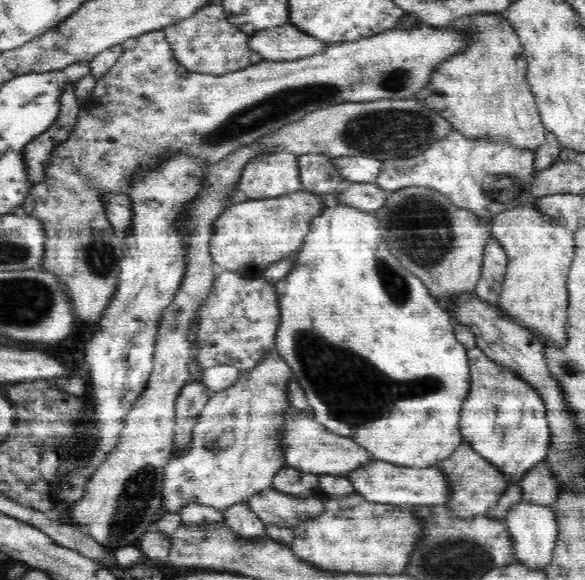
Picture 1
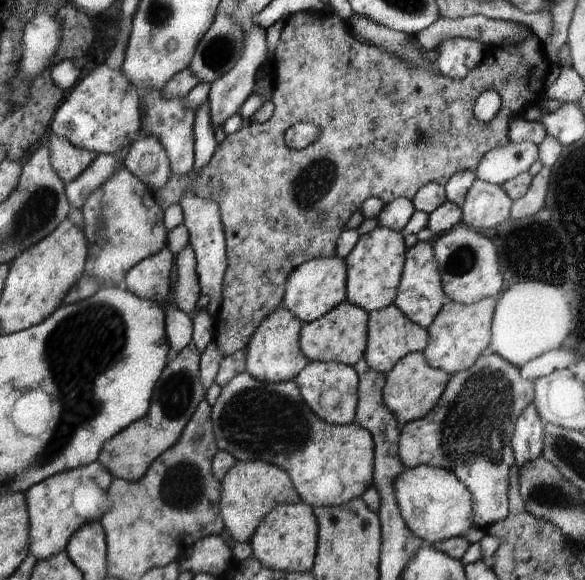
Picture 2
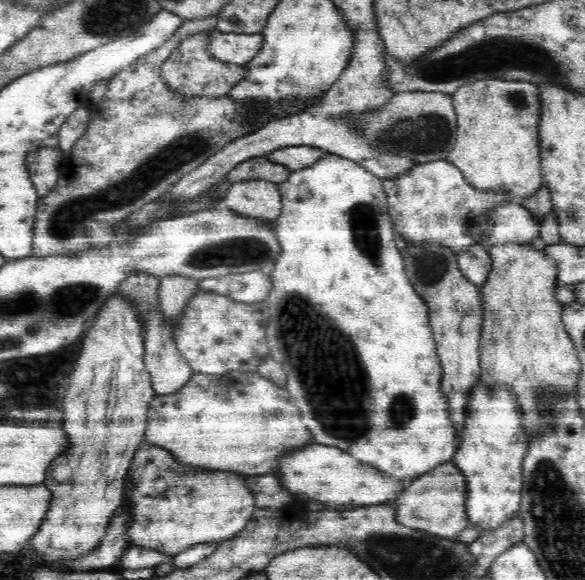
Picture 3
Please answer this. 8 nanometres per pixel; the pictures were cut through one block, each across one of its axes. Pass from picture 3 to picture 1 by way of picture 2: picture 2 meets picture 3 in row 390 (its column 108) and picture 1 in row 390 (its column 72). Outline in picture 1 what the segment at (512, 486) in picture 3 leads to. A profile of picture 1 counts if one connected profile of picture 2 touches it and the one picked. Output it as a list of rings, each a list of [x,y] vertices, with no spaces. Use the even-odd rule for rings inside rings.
[[[478,347],[467,350],[467,359],[471,379],[469,396],[466,396],[466,401],[462,403],[458,424],[462,440],[465,440],[480,456],[503,472],[510,483],[519,484],[524,474],[538,462],[545,460],[548,454],[551,434],[545,404],[531,384],[490,360]]]

